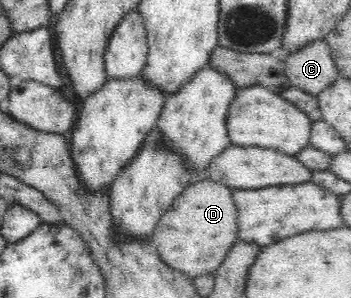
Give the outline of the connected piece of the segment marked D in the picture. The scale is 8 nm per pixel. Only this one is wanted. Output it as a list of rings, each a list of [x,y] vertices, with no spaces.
[[[203,178],[184,189],[163,213],[151,238],[158,256],[168,267],[190,279],[215,275],[238,239],[237,209],[230,191],[225,185]]]

